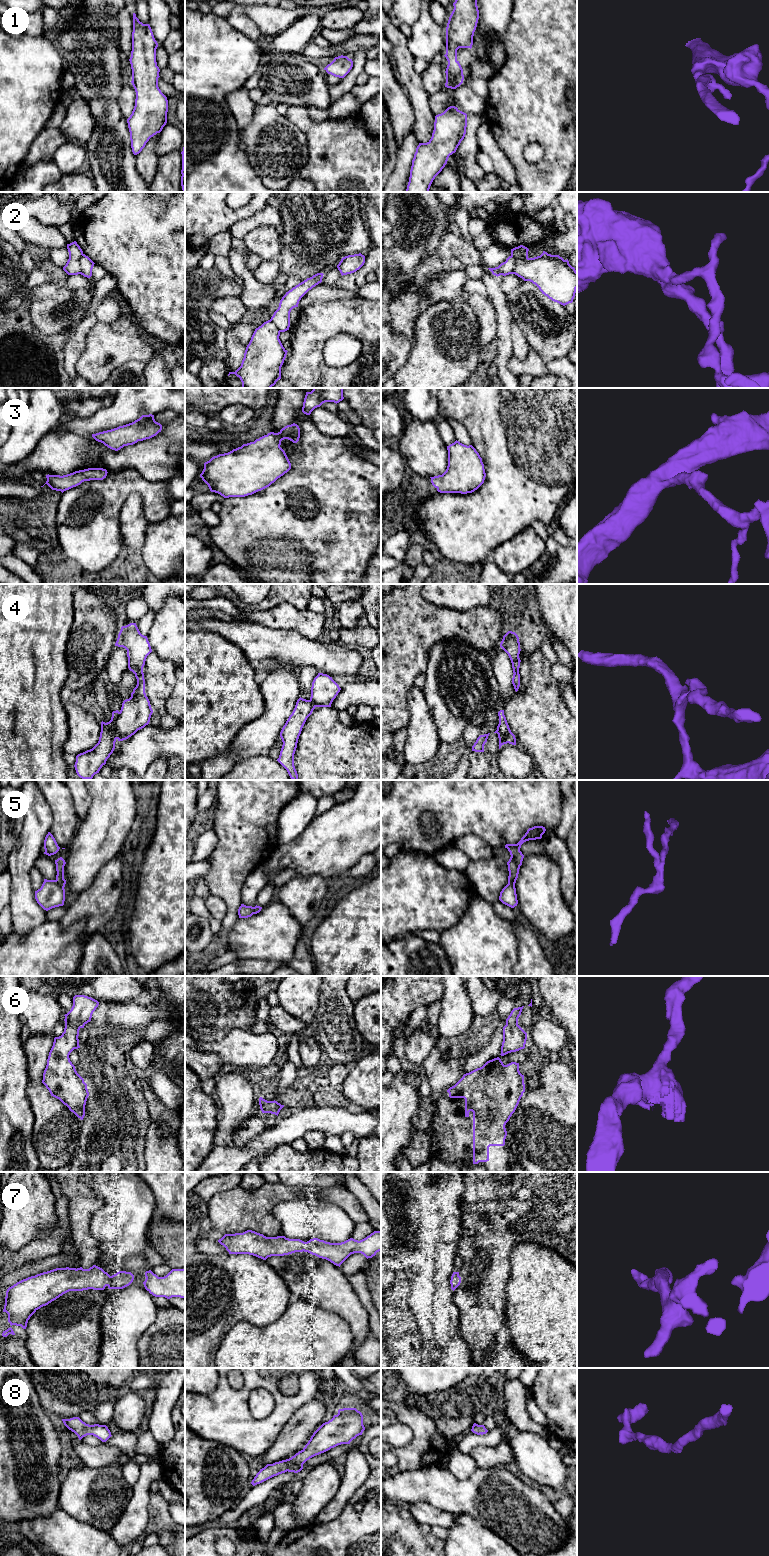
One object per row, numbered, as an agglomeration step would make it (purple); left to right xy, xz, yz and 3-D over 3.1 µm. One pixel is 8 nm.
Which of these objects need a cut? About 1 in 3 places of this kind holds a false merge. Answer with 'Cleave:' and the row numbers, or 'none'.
Cleave: 2, 4, 5

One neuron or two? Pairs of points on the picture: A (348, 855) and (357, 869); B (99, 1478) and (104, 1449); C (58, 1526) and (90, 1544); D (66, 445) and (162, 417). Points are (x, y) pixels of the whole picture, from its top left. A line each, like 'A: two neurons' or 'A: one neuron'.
A: two neurons
B: two neurons
C: one neuron
D: one neuron

